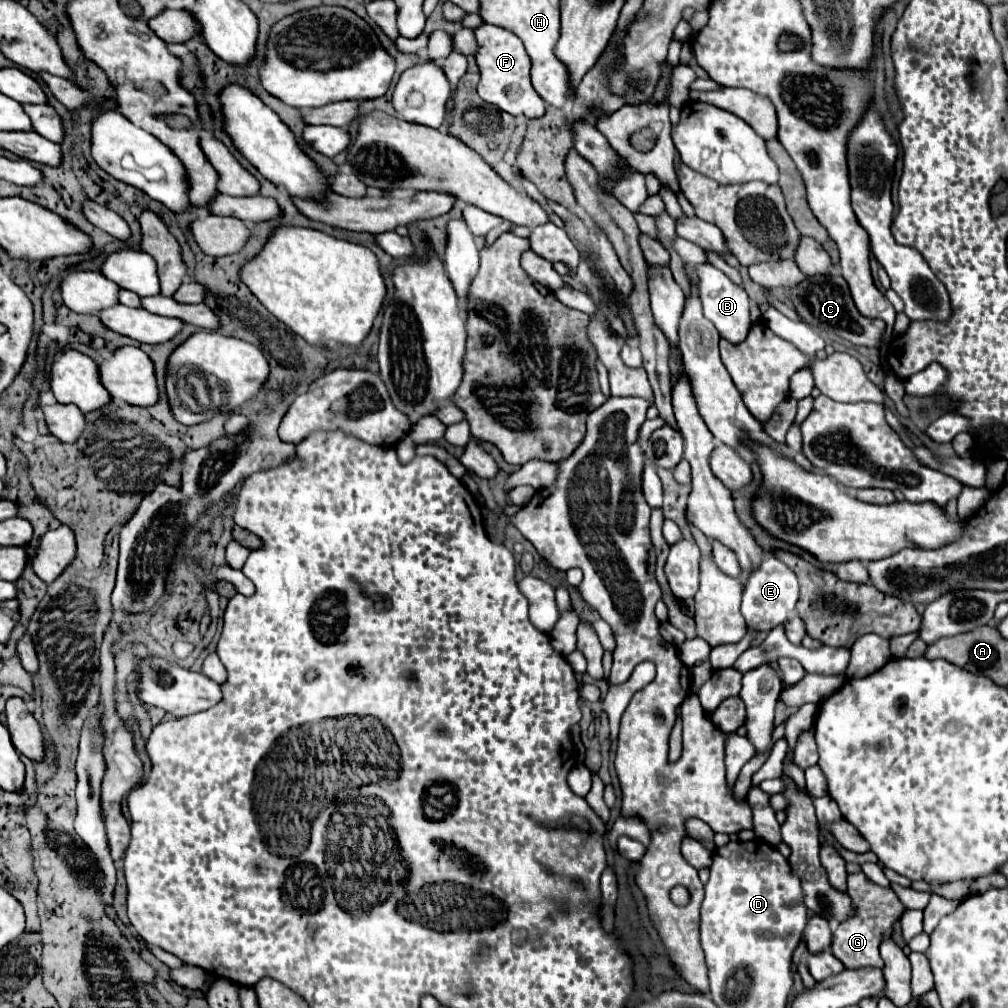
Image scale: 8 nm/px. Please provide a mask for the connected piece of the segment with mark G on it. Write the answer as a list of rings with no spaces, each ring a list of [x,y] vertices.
[[[862,873],[848,875],[848,893],[852,903],[858,907],[856,915],[846,923],[840,923],[834,931],[834,955],[848,967],[848,969],[862,969],[862,967],[884,967],[884,961],[878,953],[878,945],[882,939],[892,936],[893,922],[898,921],[906,910],[896,897],[892,889],[882,889],[868,881]]]

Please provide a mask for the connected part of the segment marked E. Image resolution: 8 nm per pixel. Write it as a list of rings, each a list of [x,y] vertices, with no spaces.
[[[764,551],[762,555],[762,563],[750,571],[744,591],[742,591],[742,615],[746,619],[748,629],[756,629],[756,631],[770,631],[776,625],[784,623],[792,613],[794,613],[794,605],[798,601],[798,577],[796,573],[792,573],[792,569],[782,563],[776,555]]]

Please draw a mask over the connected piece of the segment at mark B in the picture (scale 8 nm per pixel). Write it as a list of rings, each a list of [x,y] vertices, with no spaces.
[[[696,265],[696,277],[698,277],[698,297],[702,301],[704,307],[704,315],[706,319],[710,319],[714,323],[714,327],[720,331],[720,335],[724,339],[728,339],[730,343],[740,343],[746,339],[748,329],[750,329],[750,297],[748,293],[736,285],[734,281],[728,279],[726,273],[722,273],[720,269],[716,269],[714,265]]]

